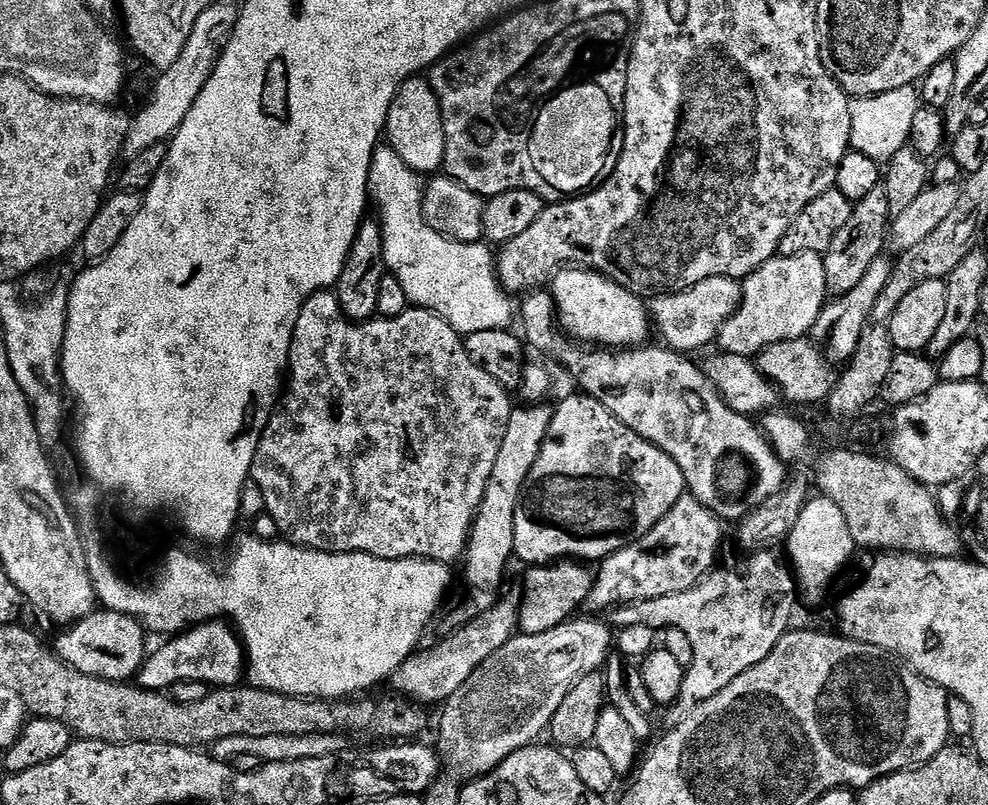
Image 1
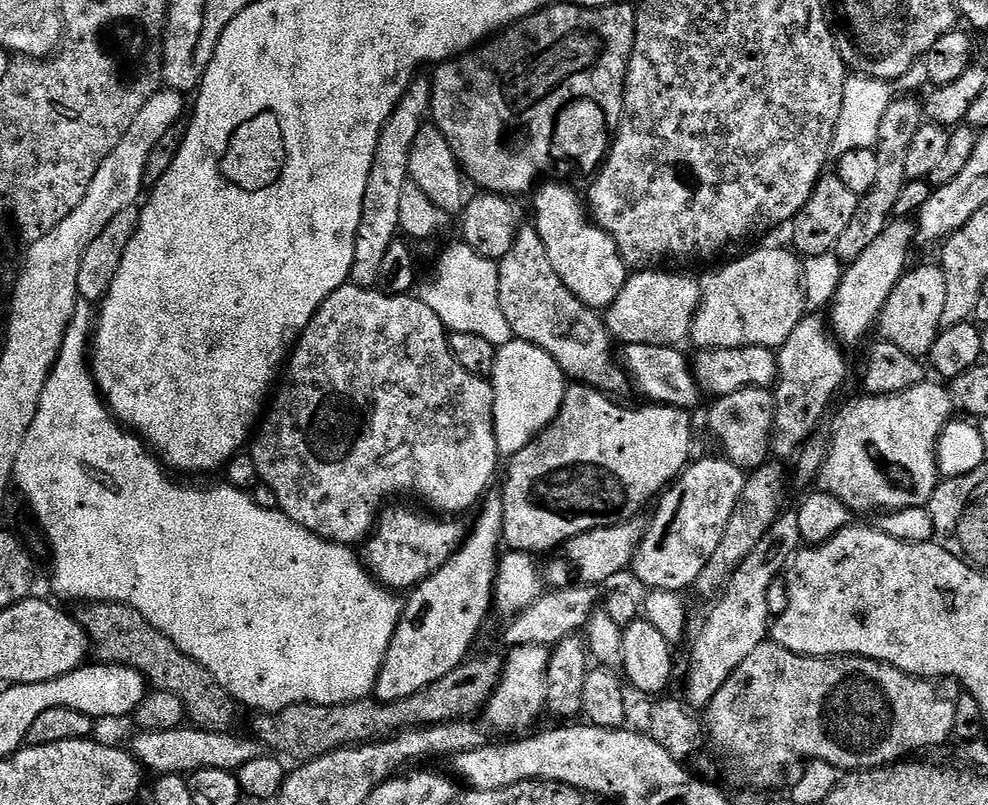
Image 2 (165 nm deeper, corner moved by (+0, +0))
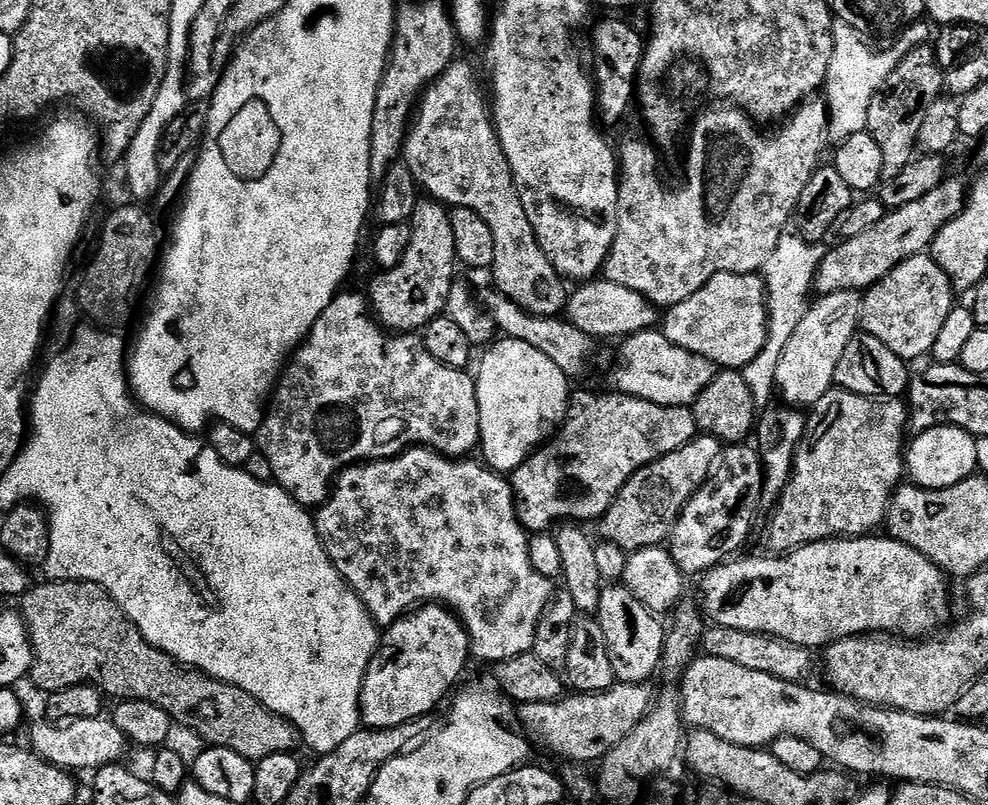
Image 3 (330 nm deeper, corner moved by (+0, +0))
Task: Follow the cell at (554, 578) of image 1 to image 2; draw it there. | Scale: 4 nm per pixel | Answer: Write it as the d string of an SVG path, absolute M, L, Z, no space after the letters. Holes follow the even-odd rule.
M643 519L623 520L608 528L595 528L589 532L570 538L559 549L557 560L546 564L546 580L553 589L566 588L575 584L601 586L615 578L619 572L627 573L632 567L632 559L642 542L646 524Z

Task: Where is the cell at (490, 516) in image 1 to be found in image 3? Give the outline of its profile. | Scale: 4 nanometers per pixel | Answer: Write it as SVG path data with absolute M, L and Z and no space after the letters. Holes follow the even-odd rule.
M433 602L401 616L387 625L364 675L360 695L361 725L368 730L393 728L435 713L444 695L457 687L455 684L468 660L468 631L451 608Z

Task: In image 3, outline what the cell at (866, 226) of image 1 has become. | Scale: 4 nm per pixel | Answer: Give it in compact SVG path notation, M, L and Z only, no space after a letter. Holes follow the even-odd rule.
M935 47L916 48L913 52L908 52L905 56L899 57L896 69L886 78L884 85L880 87L880 92L874 94L874 102L870 102L870 118L868 119L867 131L878 142L878 147L882 149L882 166L885 177L898 174L917 155L918 130L922 130L922 122L926 119L926 110L934 106L934 102L939 100L945 91L945 69L936 62Z

